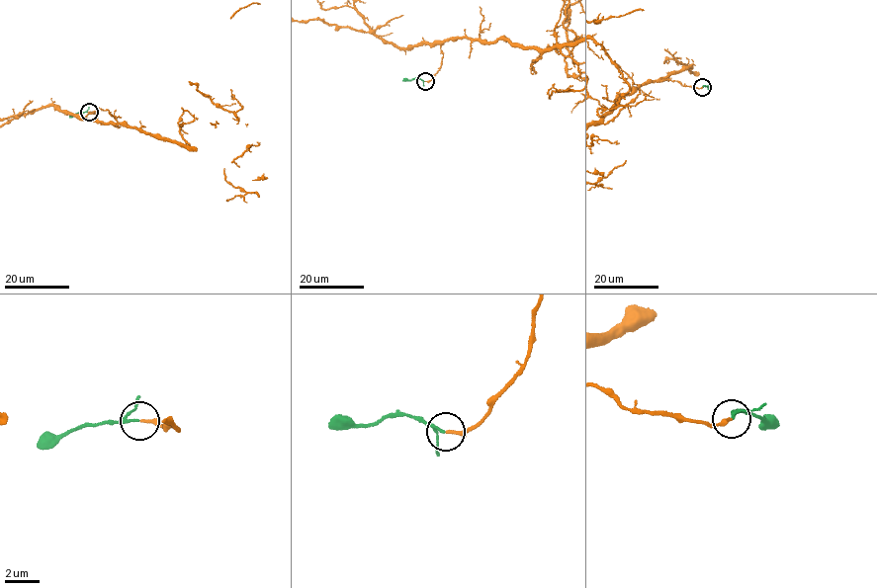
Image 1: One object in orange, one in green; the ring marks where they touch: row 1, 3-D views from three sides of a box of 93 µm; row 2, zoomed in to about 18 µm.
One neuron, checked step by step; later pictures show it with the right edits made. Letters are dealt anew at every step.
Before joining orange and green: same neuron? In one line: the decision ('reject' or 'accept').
accept

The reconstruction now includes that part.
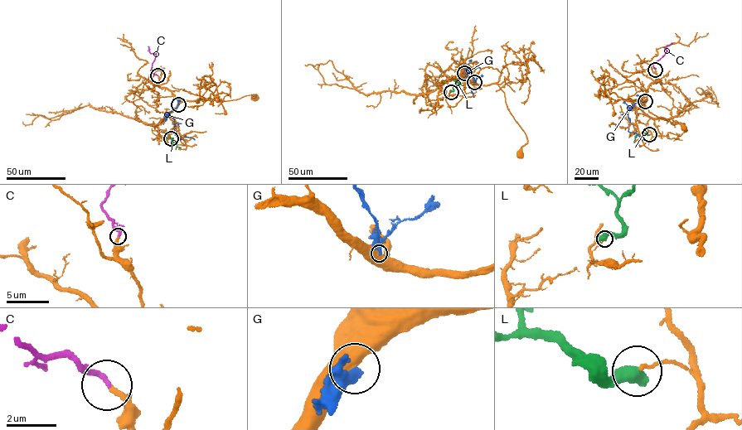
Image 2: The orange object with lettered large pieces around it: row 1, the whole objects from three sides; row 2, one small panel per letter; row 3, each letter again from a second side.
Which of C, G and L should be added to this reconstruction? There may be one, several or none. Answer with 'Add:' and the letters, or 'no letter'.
Add: C

